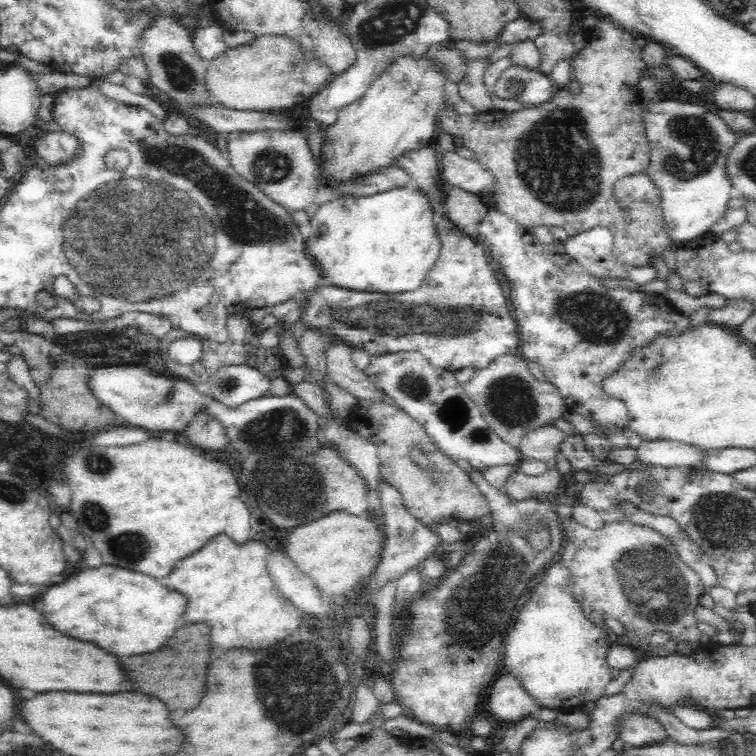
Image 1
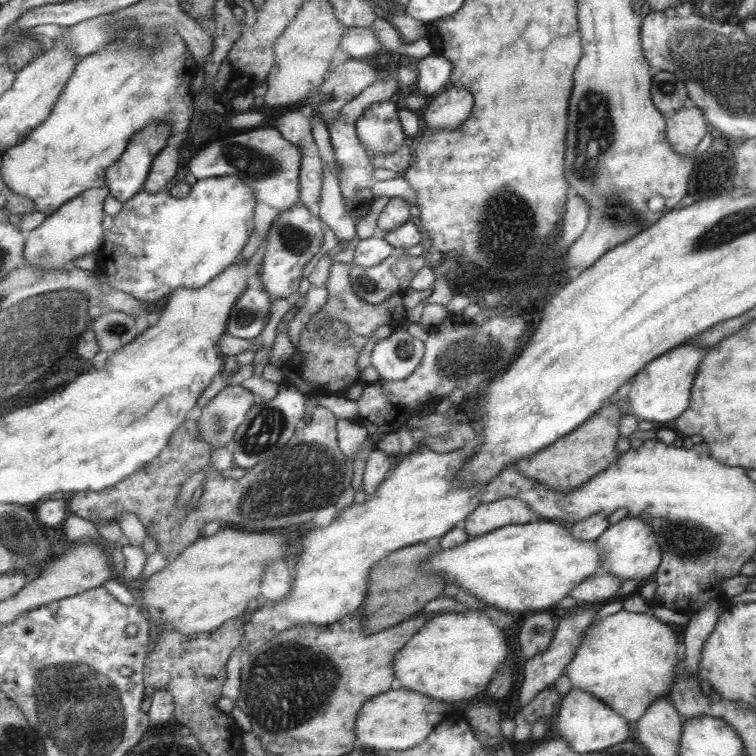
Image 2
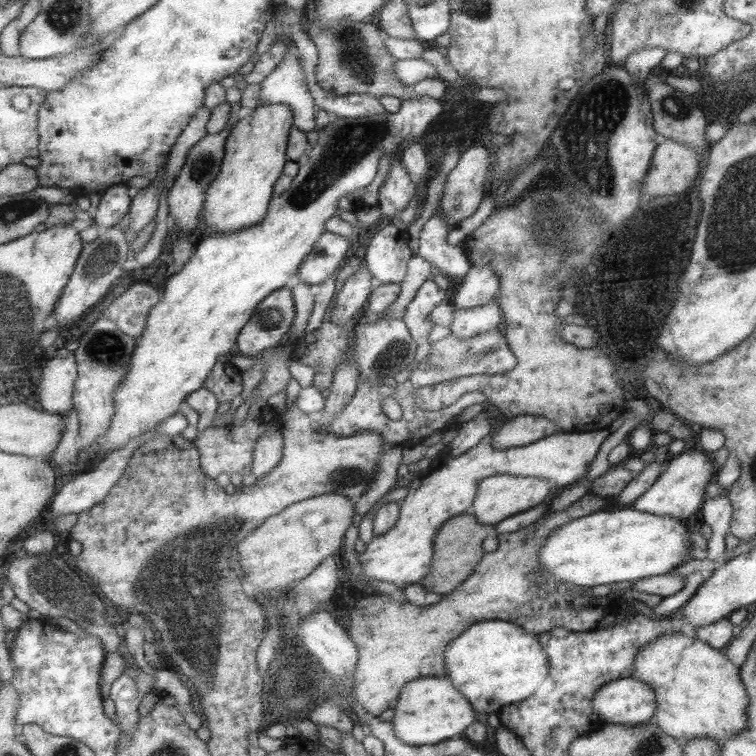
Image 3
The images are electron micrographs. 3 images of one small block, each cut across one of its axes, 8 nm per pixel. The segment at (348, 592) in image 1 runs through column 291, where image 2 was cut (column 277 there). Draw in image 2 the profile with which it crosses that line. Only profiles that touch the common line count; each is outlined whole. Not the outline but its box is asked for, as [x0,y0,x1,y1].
[138,526,298,634]

